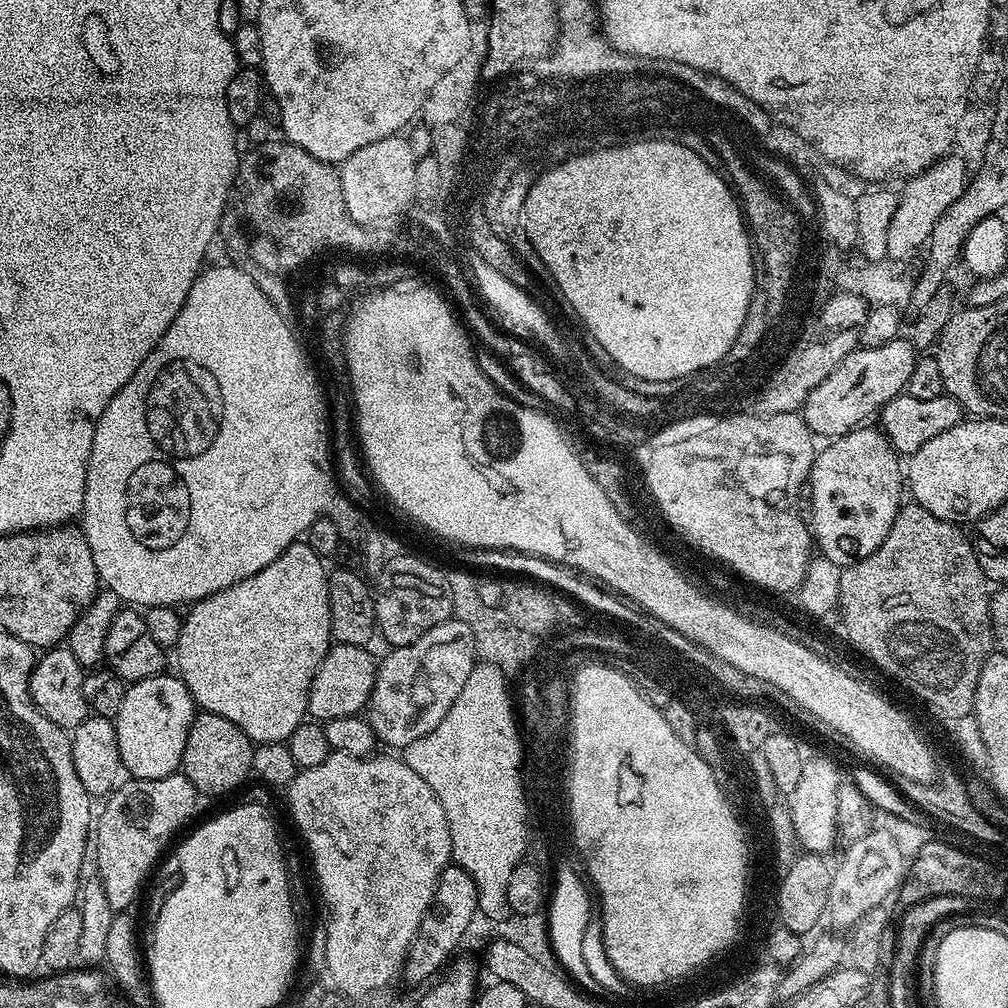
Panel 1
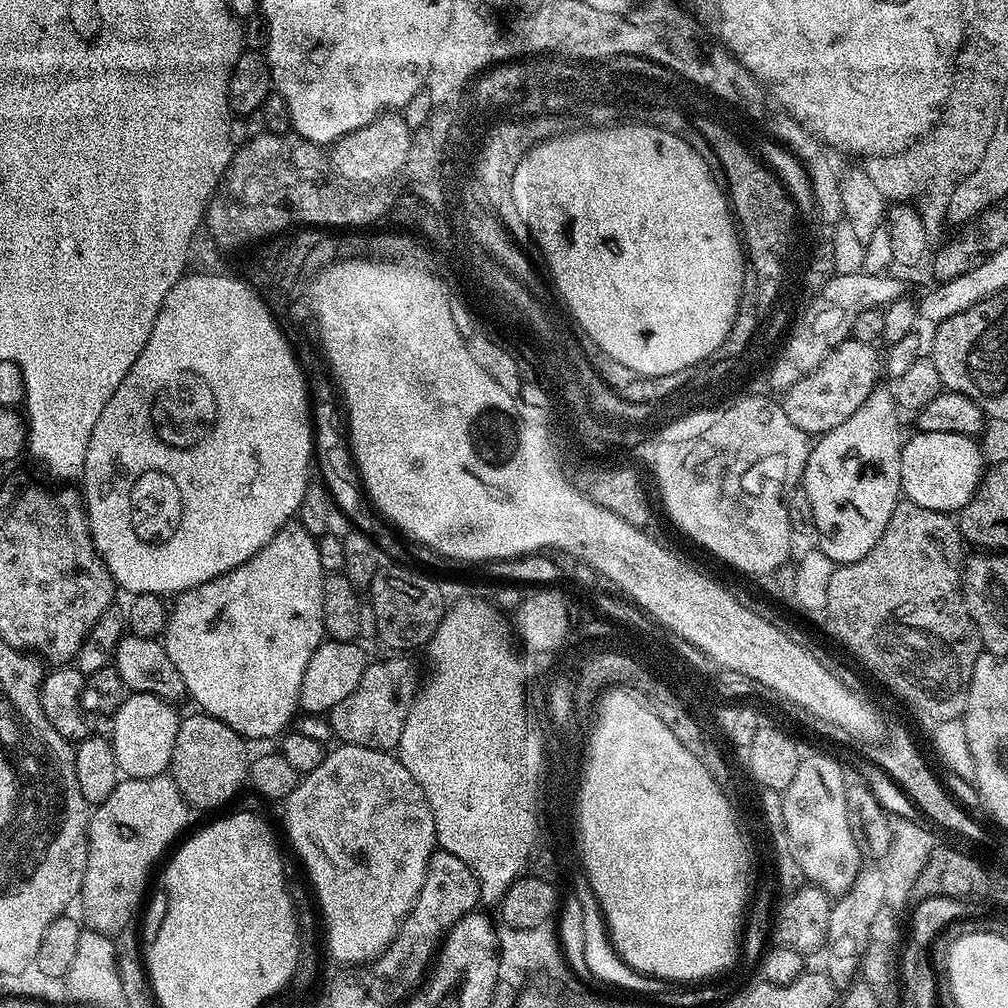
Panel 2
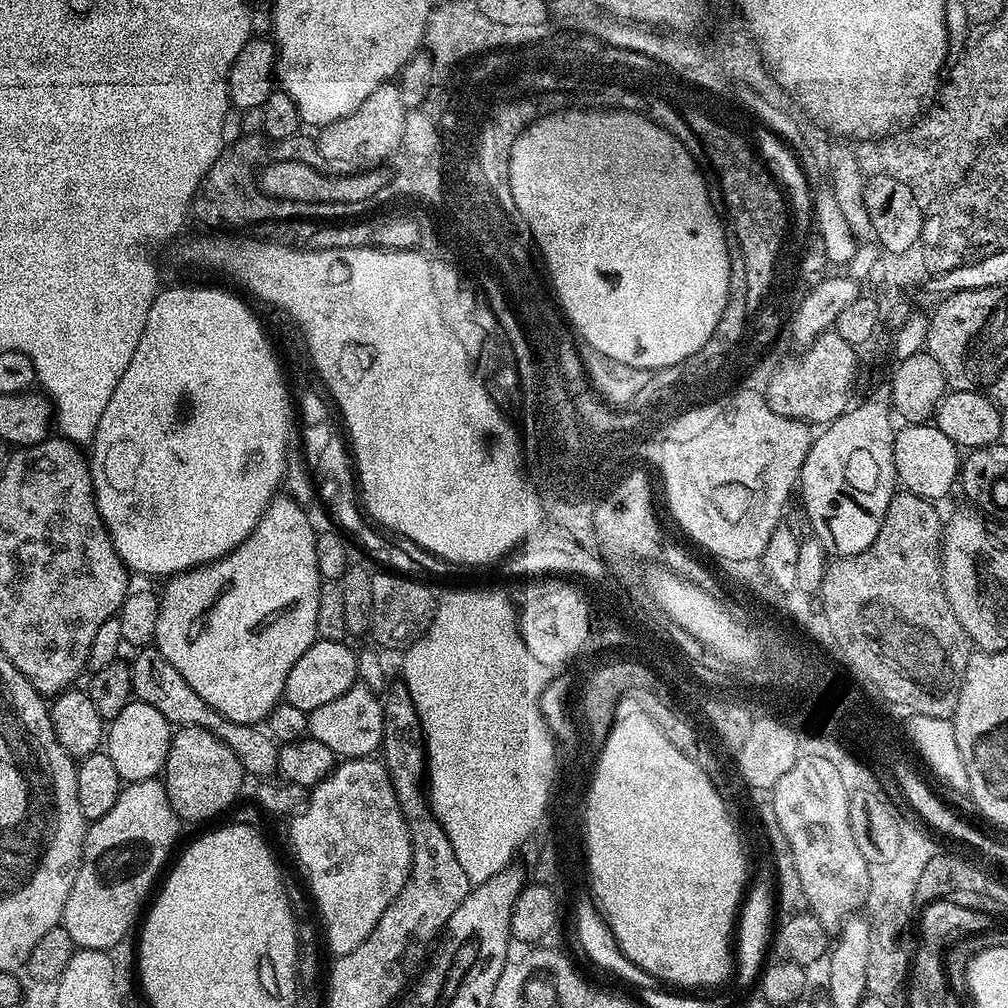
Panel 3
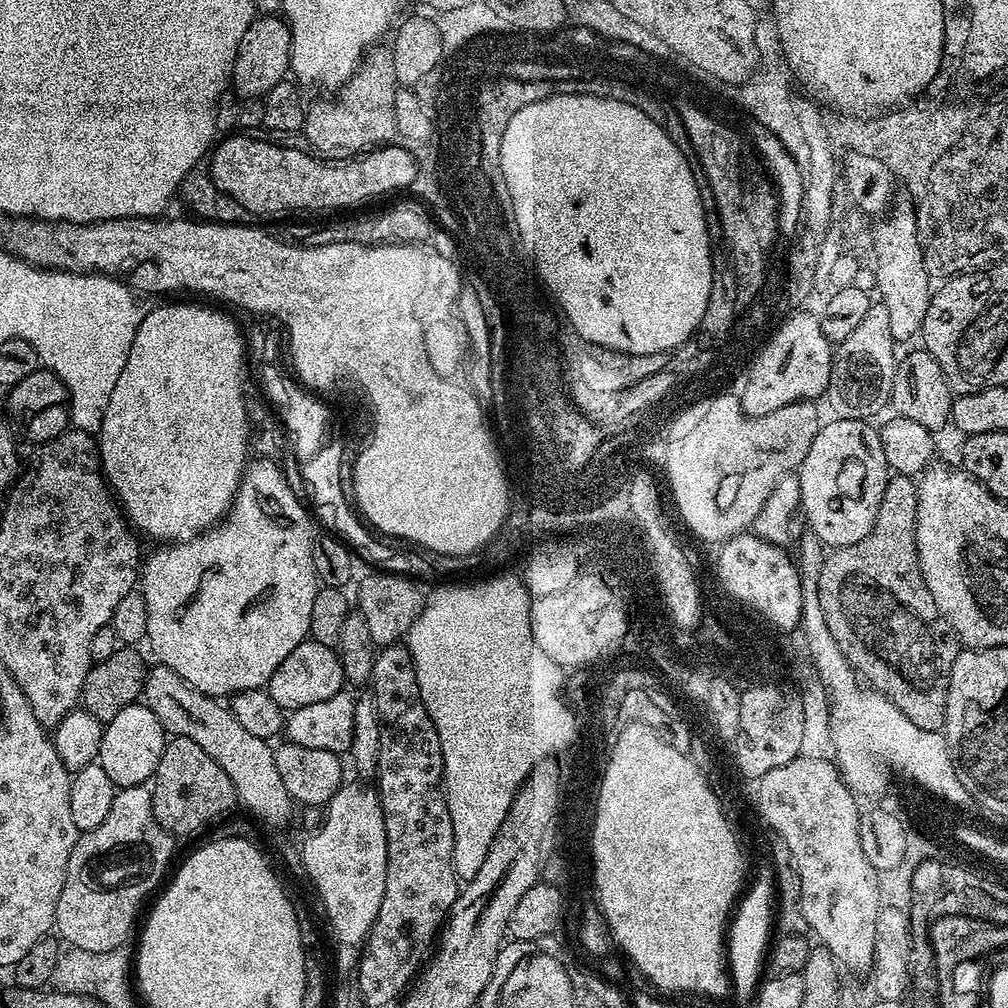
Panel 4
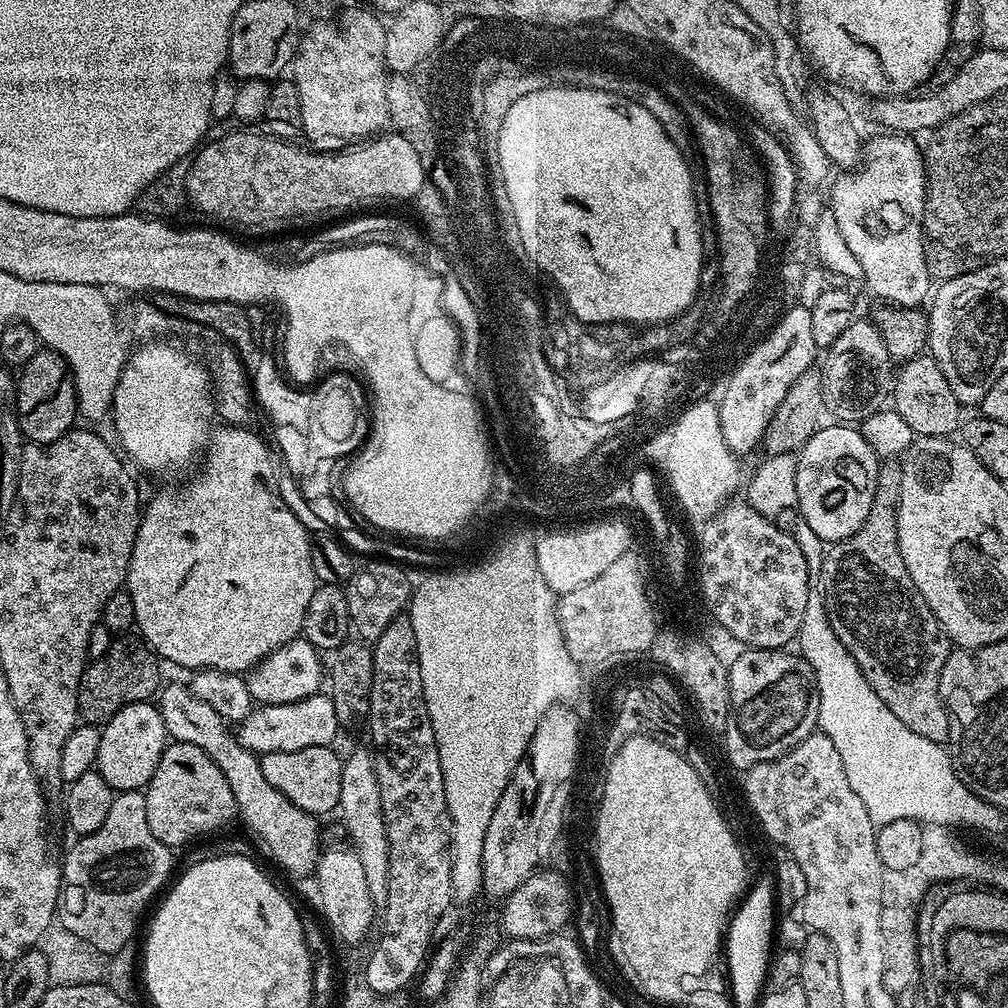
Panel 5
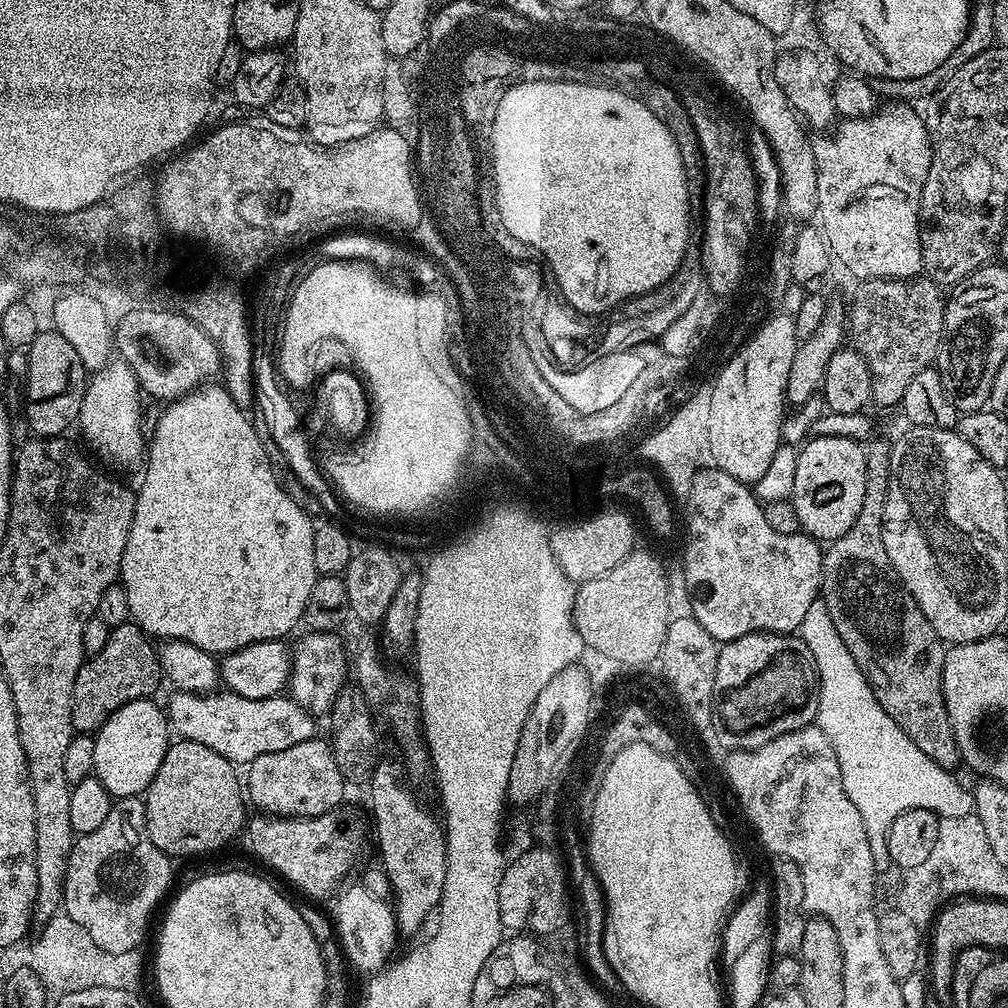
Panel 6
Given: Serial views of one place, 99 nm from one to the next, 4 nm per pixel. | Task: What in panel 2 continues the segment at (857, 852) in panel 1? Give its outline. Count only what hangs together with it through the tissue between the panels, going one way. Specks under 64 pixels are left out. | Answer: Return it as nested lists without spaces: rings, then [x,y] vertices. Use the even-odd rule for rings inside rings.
[[[873,868],[865,872],[863,870],[860,880],[856,880],[858,884],[852,884],[846,892],[841,893],[832,905],[830,912],[830,925],[827,926],[827,938],[824,943],[824,951],[826,950],[826,966],[825,973],[829,975],[835,984],[841,984],[846,981],[852,974],[853,976],[859,969],[860,960],[864,955],[866,942],[869,940],[870,925],[874,922],[874,917],[880,910],[880,896],[882,896],[882,878]]]

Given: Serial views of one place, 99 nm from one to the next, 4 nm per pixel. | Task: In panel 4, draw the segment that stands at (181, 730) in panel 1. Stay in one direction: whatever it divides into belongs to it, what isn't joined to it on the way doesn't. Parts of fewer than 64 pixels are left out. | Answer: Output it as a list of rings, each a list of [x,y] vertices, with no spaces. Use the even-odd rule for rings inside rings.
[[[137,702],[126,706],[126,710],[114,714],[114,718],[104,724],[100,759],[98,762],[102,766],[102,770],[106,770],[106,775],[109,776],[110,782],[116,784],[117,789],[138,786],[139,784],[147,785],[155,777],[156,767],[162,758],[162,750],[164,749],[165,743],[166,733],[162,722],[158,722],[158,718],[154,718],[154,714],[146,705],[142,702]]]

